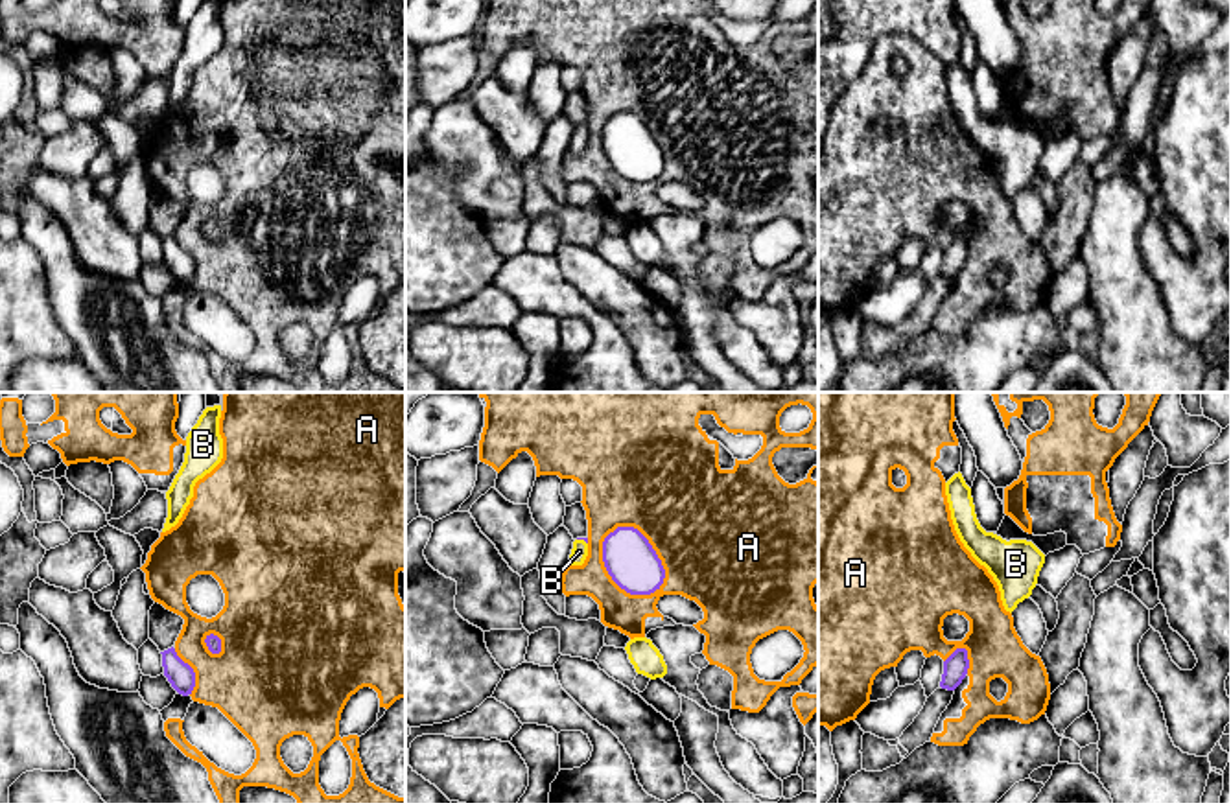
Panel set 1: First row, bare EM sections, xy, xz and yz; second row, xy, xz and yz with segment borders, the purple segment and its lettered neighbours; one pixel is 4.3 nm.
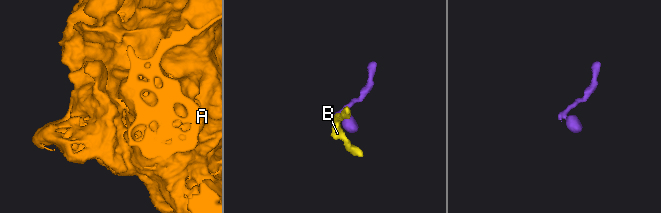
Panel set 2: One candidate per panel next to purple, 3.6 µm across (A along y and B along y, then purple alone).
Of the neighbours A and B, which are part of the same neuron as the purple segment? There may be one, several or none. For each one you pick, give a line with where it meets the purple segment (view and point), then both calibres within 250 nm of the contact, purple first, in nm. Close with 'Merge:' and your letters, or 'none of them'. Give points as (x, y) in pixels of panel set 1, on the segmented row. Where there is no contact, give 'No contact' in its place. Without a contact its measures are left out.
B: Touches purple at xz (583, 538). Thickness 20 nm (purple) against 70 nm
Merge: B

